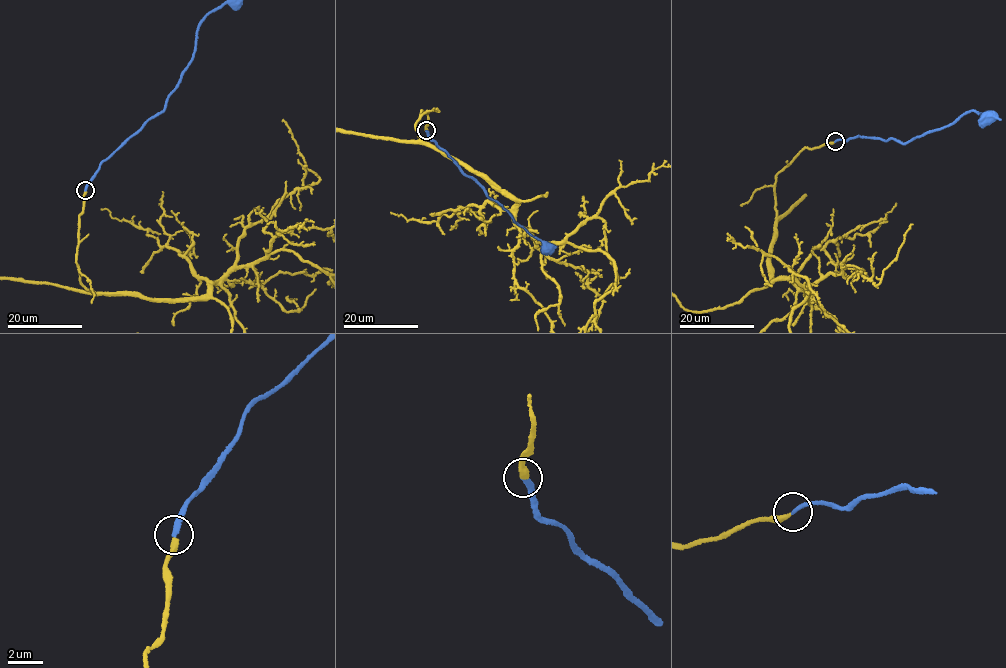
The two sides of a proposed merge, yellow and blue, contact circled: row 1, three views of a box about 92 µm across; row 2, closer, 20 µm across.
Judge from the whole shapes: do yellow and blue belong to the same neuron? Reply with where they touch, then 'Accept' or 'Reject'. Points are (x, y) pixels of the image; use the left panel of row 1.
Place: (85, 190). Accept

